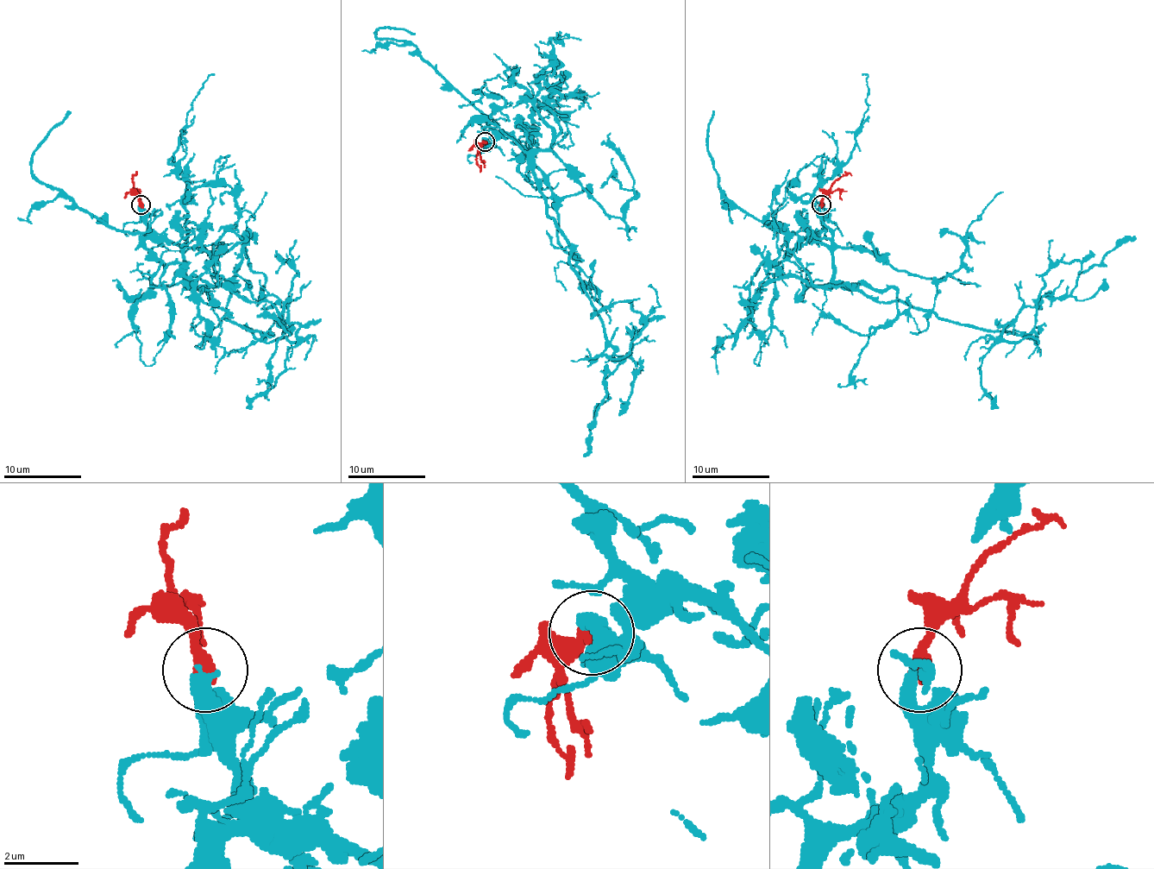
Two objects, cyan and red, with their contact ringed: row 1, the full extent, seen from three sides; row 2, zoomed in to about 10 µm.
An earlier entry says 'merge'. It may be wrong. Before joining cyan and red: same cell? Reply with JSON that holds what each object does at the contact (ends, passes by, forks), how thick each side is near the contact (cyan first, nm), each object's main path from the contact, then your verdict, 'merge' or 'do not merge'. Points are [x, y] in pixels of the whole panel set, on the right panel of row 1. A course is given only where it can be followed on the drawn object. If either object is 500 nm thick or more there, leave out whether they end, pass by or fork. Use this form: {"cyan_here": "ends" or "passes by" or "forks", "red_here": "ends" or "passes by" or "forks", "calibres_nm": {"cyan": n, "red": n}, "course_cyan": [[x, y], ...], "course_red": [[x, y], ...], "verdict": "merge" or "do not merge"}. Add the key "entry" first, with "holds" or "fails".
{"entry": "holds", "cyan_here": "ends", "red_here": "ends", "calibres_nm": {"cyan": 440, "red": 400}, "course_cyan": [[819, 204], [837, 280], [893, 288], [987, 331], [1026, 335], [1048, 294], [1063, 298], [1136, 237]], "course_red": [[822, 204], [824, 194], [837, 180], [847, 173], [851, 175]], "verdict": "merge"}

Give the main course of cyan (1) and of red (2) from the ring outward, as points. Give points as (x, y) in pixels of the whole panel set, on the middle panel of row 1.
1: (483, 140), (515, 138), (529, 152), (571, 269), (616, 355), (628, 357), (605, 379), (608, 398), (583, 456)
2: (486, 142), (475, 158), (481, 172)

